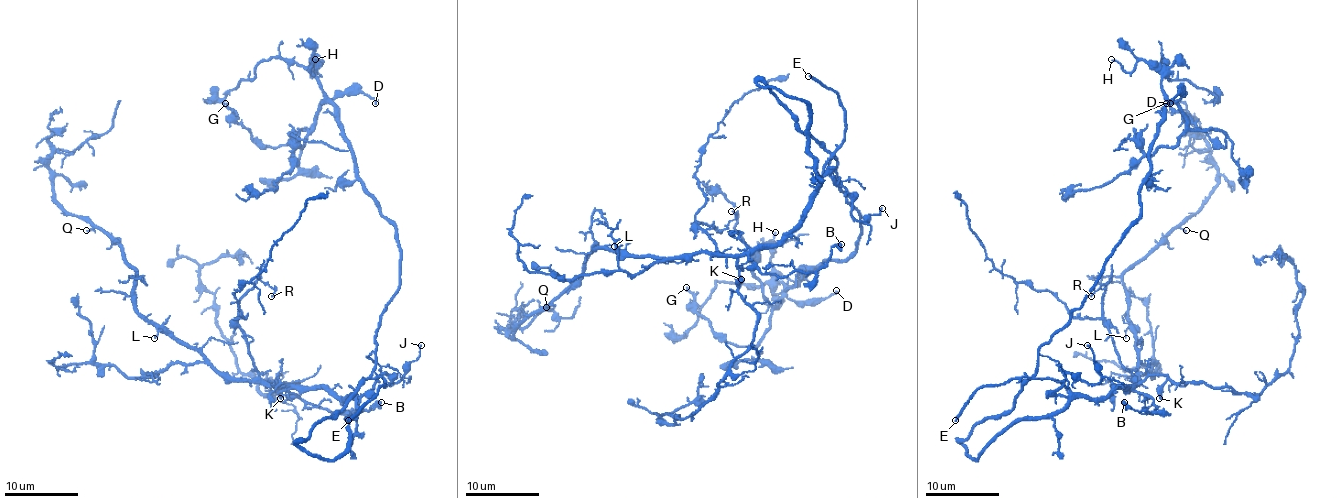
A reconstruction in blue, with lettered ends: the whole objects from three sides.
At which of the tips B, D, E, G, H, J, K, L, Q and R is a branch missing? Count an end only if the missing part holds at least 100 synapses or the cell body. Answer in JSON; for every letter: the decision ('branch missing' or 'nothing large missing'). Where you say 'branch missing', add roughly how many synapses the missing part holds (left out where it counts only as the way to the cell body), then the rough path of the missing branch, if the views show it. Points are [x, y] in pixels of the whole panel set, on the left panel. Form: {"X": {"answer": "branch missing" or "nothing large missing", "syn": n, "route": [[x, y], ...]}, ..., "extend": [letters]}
{"B": {"answer": "nothing large missing"}, "D": {"answer": "nothing large missing"}, "E": {"answer": "branch missing"}, "G": {"answer": "nothing large missing"}, "H": {"answer": "nothing large missing"}, "J": {"answer": "nothing large missing"}, "K": {"answer": "nothing large missing"}, "L": {"answer": "nothing large missing"}, "Q": {"answer": "nothing large missing"}, "R": {"answer": "nothing large missing"}, "extend": ["E"]}

